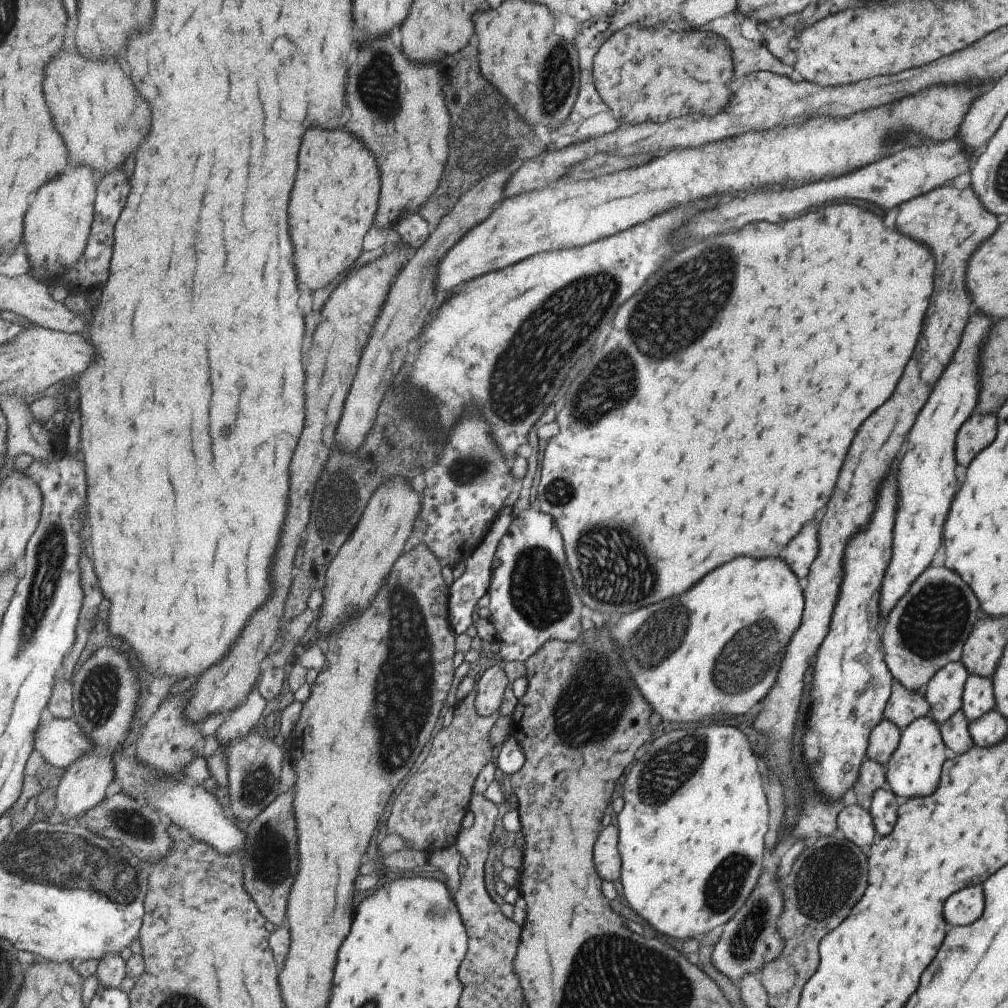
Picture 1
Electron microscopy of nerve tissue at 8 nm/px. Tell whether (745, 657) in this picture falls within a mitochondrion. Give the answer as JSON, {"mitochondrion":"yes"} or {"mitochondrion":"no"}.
{"mitochondrion":"yes"}

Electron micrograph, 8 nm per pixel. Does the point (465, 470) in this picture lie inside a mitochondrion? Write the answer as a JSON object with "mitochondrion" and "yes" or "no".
{"mitochondrion":"yes"}

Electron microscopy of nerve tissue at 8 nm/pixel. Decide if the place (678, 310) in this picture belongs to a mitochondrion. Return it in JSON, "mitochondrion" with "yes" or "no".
{"mitochondrion":"yes"}

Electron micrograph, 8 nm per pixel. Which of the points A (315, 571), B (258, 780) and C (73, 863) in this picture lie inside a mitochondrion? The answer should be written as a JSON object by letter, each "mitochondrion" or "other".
{"A":"other","B":"mitochondrion","C":"mitochondrion"}

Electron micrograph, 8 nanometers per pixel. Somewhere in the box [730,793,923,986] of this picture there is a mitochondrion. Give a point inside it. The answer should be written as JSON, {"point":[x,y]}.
{"point":[827,879]}

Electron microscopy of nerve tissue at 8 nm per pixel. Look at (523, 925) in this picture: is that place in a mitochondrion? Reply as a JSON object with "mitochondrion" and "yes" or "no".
{"mitochondrion":"no"}

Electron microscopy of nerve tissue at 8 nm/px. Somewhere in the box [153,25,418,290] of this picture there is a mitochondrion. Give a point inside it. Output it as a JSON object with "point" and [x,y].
{"point":[377,84]}

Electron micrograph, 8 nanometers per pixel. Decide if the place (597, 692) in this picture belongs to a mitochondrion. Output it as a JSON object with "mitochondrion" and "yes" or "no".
{"mitochondrion":"yes"}

